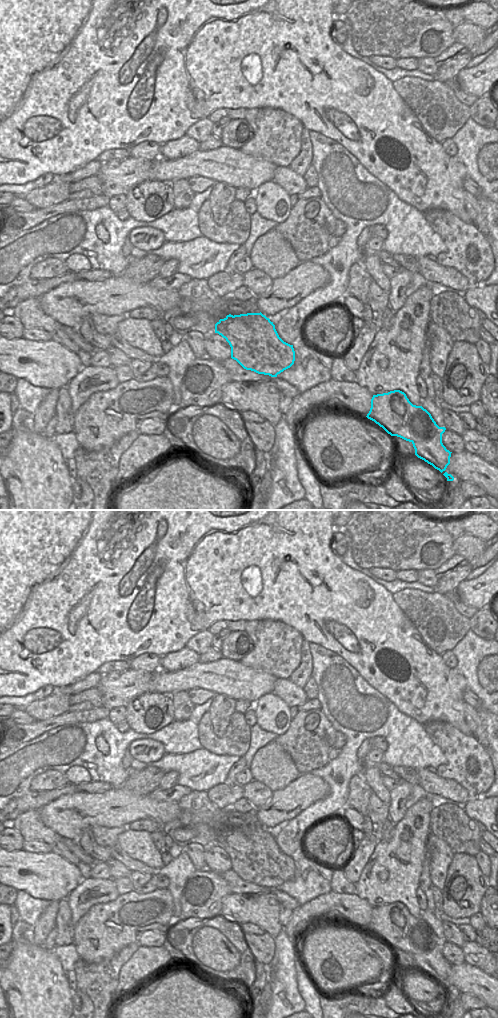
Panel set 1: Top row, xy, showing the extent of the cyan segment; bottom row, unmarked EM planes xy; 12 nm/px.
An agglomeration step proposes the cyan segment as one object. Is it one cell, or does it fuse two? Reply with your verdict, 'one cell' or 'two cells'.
two cells

